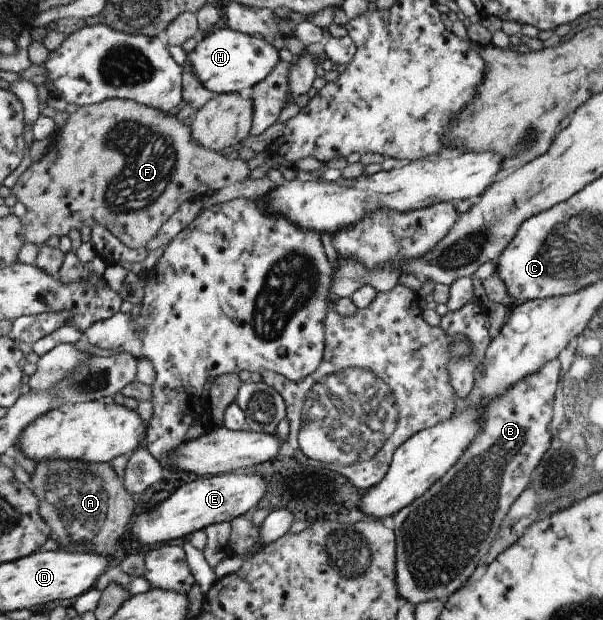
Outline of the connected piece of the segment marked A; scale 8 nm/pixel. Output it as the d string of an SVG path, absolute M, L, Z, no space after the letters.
M58 458L42 460L31 475L31 483L39 498L40 517L47 523L49 538L57 541L58 549L108 557L126 537L126 527L136 505L111 463L93 464Z

